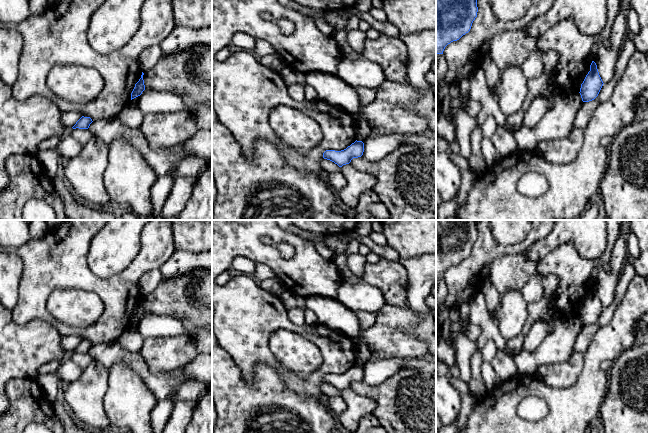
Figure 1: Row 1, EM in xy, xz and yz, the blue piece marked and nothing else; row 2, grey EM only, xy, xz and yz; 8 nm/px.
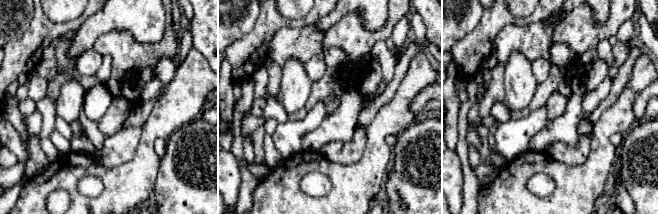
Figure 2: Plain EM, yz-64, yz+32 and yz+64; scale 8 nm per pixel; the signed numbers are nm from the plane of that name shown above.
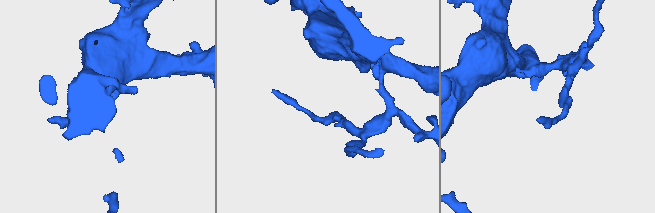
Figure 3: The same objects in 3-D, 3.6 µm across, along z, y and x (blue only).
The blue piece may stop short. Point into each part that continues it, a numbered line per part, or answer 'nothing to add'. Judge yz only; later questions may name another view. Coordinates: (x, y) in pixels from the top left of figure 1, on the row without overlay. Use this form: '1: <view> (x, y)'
nothing to add

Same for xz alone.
nothing to add

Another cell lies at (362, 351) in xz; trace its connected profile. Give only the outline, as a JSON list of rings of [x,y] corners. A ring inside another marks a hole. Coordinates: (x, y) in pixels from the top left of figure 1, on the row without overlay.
[[[360,336],[352,338],[352,342],[353,350],[356,355],[356,364],[363,366],[370,359],[372,351],[367,344],[361,340]]]

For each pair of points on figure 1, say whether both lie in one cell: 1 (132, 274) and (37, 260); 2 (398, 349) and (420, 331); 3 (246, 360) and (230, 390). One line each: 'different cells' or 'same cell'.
1: same cell
2: different cells
3: different cells

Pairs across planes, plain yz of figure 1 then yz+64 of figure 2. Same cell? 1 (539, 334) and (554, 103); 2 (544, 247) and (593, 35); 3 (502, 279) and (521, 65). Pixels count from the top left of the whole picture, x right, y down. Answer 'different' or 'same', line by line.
1: different
2: different
3: different

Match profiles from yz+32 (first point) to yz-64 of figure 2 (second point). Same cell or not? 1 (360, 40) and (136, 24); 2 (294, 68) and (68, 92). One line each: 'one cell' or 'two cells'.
1: two cells
2: one cell

